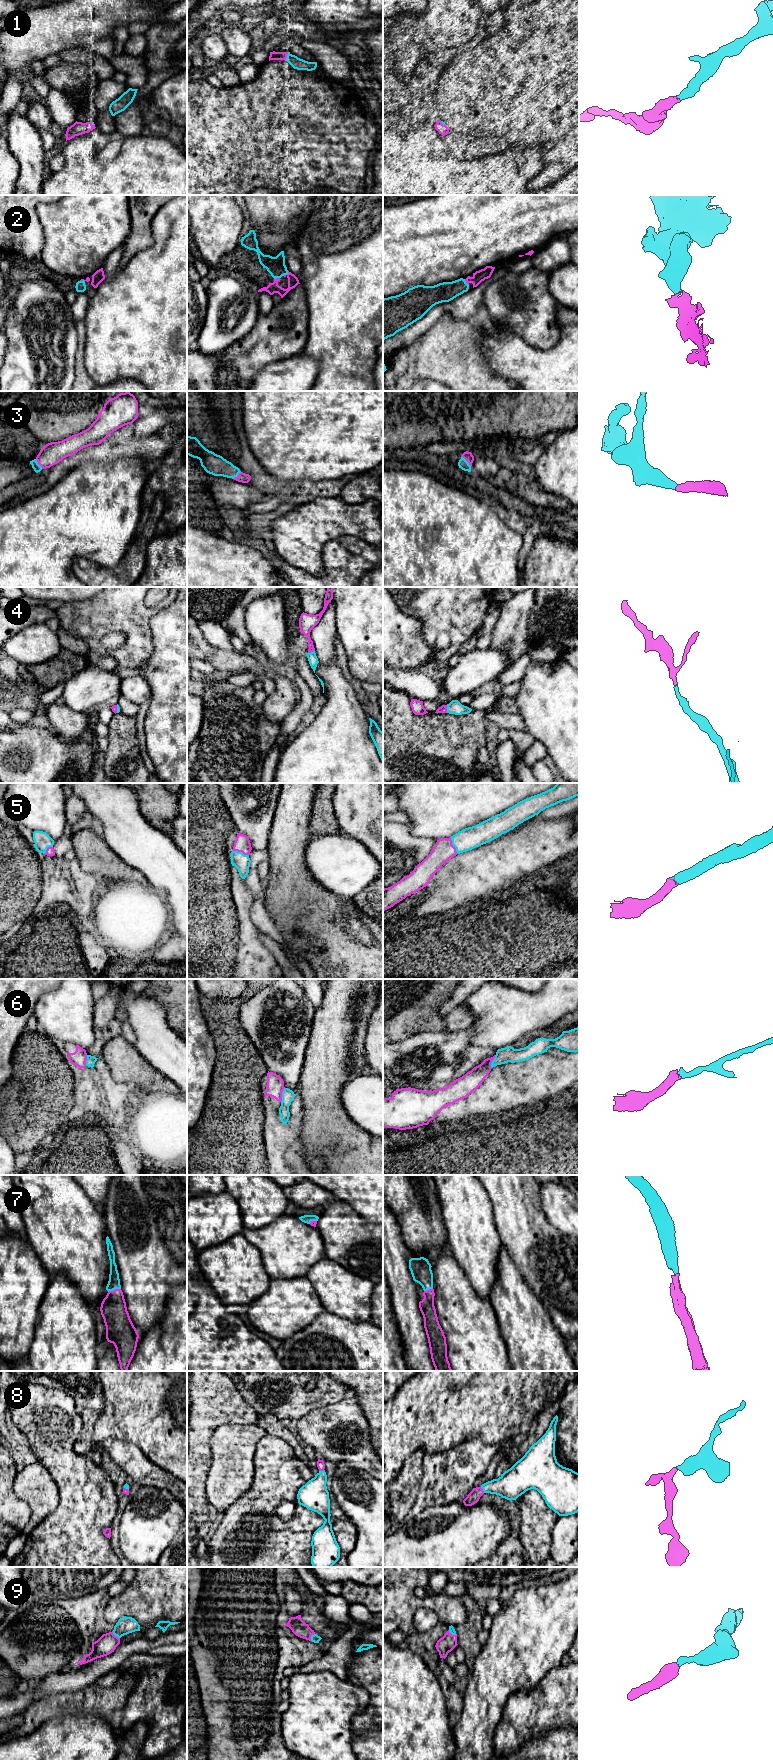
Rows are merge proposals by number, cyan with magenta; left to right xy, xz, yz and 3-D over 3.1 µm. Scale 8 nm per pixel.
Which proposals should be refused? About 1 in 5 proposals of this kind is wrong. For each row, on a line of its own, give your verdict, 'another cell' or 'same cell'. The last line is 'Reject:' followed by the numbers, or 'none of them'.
1: same cell
2: same cell
3: same cell
4: same cell
5: same cell
6: another cell
7: same cell
8: same cell
9: same cell
Reject: 6

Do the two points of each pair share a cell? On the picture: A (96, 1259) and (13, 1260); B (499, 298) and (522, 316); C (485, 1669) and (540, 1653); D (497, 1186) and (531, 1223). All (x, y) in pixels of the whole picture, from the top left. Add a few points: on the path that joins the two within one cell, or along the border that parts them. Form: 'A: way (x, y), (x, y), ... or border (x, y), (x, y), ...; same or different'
A: border (28, 1240), (50, 1279); different
B: way (505, 299), (516, 310); same
C: way (499, 1669), (511, 1659), (526, 1653); same
D: way (506, 1195), (522, 1214); same

